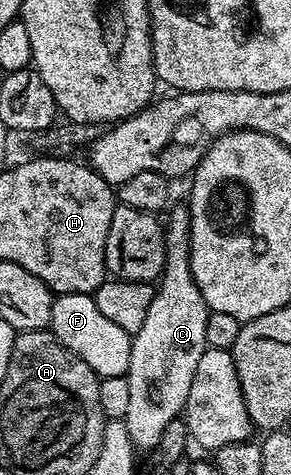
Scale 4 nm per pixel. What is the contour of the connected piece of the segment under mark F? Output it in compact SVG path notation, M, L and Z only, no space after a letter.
M61 293L53 303L51 312L51 334L73 355L85 359L99 377L122 377L129 367L132 334L126 333L117 323L101 315L94 296L89 293Z

